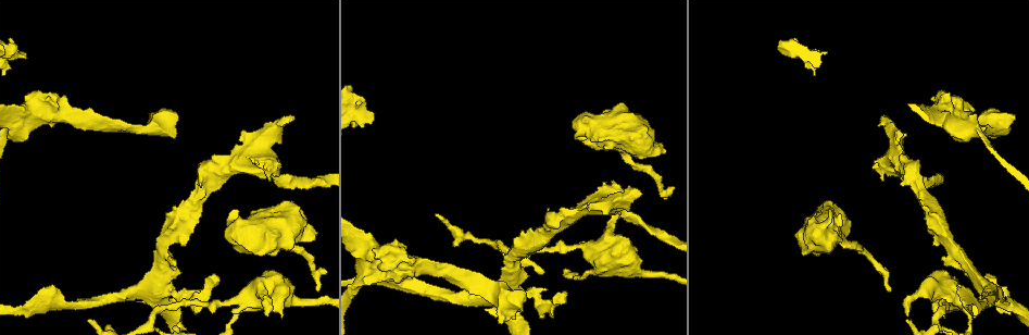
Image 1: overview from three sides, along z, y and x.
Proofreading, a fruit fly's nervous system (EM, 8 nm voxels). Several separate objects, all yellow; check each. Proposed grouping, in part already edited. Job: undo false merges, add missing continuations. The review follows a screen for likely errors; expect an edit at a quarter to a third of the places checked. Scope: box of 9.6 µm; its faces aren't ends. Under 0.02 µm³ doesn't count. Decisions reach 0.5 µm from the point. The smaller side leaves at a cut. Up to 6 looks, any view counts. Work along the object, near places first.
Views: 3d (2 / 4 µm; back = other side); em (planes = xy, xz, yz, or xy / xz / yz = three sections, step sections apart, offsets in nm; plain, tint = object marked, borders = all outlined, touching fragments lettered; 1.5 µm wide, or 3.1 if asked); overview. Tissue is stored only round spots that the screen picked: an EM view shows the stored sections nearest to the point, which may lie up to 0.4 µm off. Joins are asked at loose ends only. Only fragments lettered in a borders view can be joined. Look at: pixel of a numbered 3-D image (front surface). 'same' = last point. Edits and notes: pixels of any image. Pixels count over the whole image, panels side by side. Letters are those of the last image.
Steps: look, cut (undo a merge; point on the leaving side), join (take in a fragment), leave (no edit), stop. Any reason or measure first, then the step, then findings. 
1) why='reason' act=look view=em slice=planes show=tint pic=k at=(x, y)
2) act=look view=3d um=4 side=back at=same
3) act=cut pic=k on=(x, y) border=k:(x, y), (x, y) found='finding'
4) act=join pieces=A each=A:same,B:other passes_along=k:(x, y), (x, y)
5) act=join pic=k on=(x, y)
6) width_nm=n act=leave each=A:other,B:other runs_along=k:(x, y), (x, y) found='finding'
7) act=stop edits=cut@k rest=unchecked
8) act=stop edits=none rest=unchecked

why='thin end' act=look view=em slice=xz step=4 show=borders pic=1 at=(436, 215)

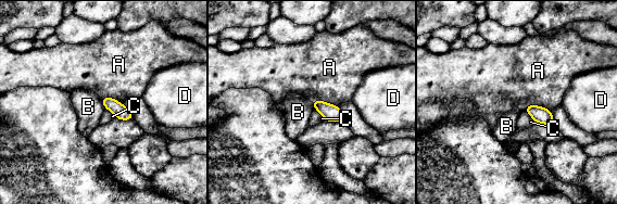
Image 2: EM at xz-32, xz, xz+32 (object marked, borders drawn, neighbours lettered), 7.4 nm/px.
act=leave each=A:other,B:other,C:other,D:other border=2:(100, 98), (105, 109) found='none of them fits'

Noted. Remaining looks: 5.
why='free end' act=look view=3d um=4 pic=1 at=(891, 289)

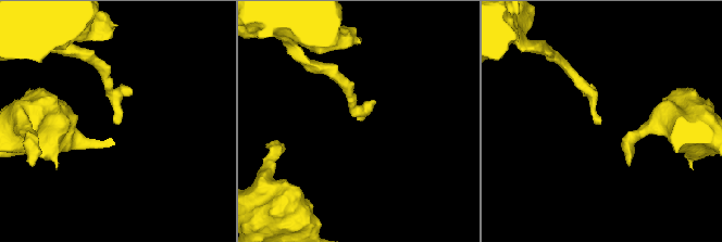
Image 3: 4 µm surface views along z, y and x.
why='now the EM' act=look view=em slice=yz step=4 show=borders pic=3 at=(598, 122)

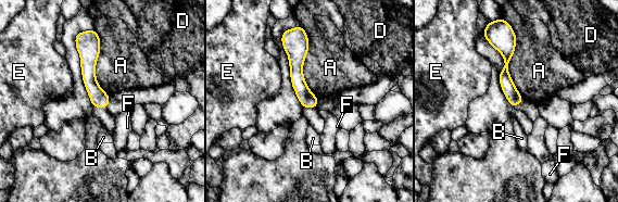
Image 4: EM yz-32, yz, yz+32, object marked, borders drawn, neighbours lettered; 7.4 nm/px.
act=look view=em slice=xz step=4 show=borders at=same

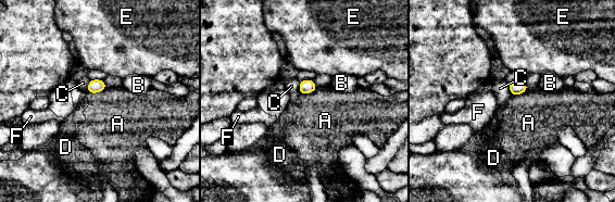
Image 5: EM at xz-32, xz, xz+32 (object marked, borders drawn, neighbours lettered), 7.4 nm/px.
act=leave each=A:other,B:other,C:other,D:other,E:other,F:other found='none of them fits'

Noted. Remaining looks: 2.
why='branch stops here' act=look view=3d um=4 pic=1 at=(563, 292)

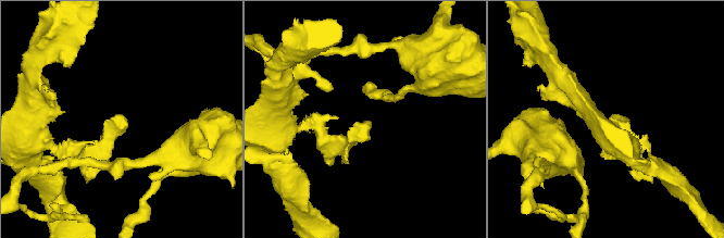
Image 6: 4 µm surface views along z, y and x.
act=look view=em slice=planes show=borders pic=6 at=(120, 116)

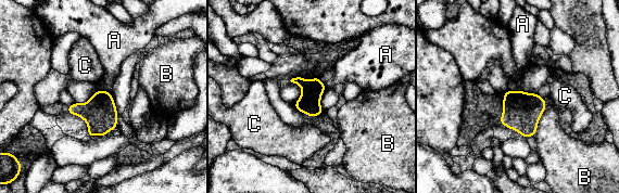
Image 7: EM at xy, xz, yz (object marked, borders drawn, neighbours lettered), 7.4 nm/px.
width_nm=170 act=leave each=A:other,B:other,C:other border=7:(508, 89), (520, 90) found='none of them fits'

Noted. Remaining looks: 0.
act=stop edits=none rest=unchecked

